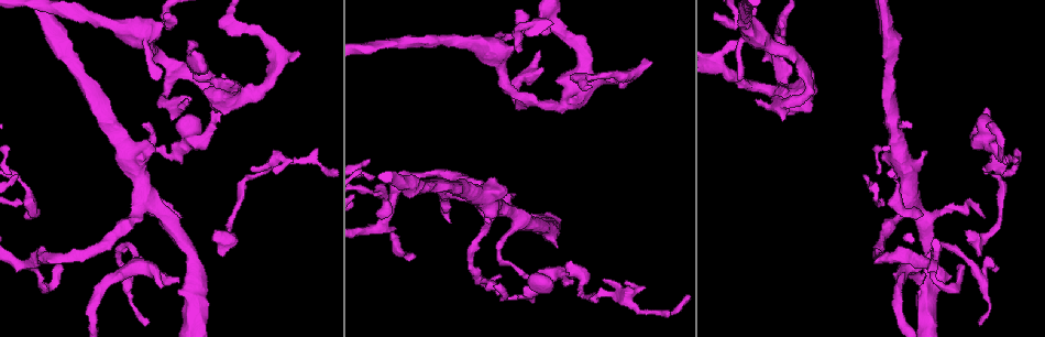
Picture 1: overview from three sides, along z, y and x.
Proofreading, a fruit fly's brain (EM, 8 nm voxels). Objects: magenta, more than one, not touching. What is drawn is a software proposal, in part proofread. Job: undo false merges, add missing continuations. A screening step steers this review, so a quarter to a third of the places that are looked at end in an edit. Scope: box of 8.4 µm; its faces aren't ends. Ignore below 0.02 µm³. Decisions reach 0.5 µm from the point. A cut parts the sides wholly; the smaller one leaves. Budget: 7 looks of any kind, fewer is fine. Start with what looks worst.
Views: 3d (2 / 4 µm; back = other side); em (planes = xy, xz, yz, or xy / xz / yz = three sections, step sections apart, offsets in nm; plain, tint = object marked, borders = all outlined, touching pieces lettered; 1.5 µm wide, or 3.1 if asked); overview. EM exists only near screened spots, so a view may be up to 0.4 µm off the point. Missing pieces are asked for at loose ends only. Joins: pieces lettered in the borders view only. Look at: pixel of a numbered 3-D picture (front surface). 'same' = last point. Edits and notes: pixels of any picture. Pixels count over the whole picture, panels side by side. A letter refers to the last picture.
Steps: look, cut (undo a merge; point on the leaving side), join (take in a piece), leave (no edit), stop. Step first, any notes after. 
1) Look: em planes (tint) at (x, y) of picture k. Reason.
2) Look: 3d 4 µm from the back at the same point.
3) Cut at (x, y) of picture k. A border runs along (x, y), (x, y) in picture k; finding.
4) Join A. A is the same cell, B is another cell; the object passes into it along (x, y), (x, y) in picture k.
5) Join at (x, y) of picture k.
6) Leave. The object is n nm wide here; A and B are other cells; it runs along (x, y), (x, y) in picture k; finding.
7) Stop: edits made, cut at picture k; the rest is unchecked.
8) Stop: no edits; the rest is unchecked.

Look: em xy step 8 (plain) at (988, 123) of picture 1. Free end.

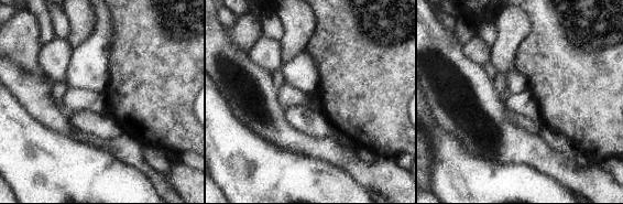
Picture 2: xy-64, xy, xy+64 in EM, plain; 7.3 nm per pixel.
Look: em xy step 8 (borders) at the same point. What lies round it.

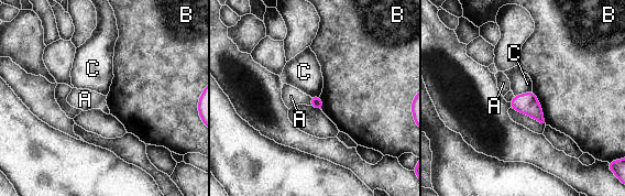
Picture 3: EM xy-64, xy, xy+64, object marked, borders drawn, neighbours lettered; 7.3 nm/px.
Leave. A, B and C are other cells; a border runs along (309, 97), (311, 105) in picture 3; none of them fits.

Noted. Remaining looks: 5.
Look: em xz step 8 (tint) at (545, 34) of picture 1. Free end.

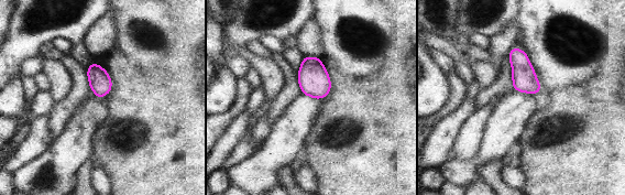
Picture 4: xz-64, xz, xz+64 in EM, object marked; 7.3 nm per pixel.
Look: em planes (borders) at the same point.

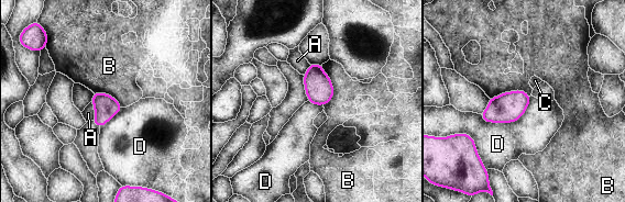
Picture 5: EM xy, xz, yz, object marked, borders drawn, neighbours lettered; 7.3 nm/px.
Leave. A, B, C and D are other cells; a border runs along (530, 96), (513, 122), (480, 118) in picture 5; none of them fits.

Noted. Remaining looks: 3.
Look: 3d 2 µm at (529, 101) of picture 1. Side arm on a straight run.

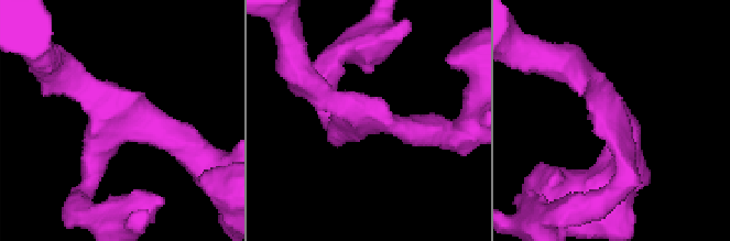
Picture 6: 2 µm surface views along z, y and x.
Look: em planes (tint) at (130, 116) of picture 6. 3 arms meet here; the arms are 180, 220, 300 nm wide; now the EM.

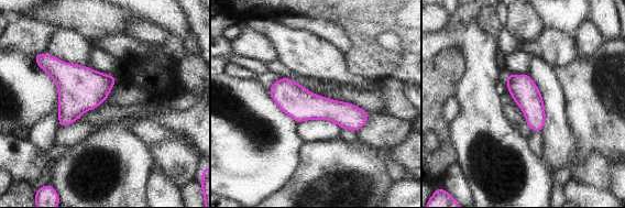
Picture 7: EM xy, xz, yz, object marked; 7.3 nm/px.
Look: em planes (borders) at the same point.

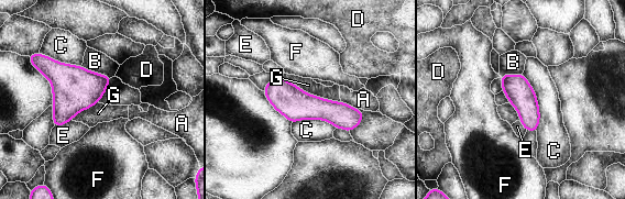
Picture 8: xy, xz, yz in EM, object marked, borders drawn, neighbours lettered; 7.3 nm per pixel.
Leave. The object is 200 nm wide here; A, B, C, D, E, F and G are other cells; a border runs along (277, 77), (307, 92), (340, 101) in picture 8; one neuron here.

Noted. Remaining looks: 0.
Stop: no edits; the rest is unchecked.

